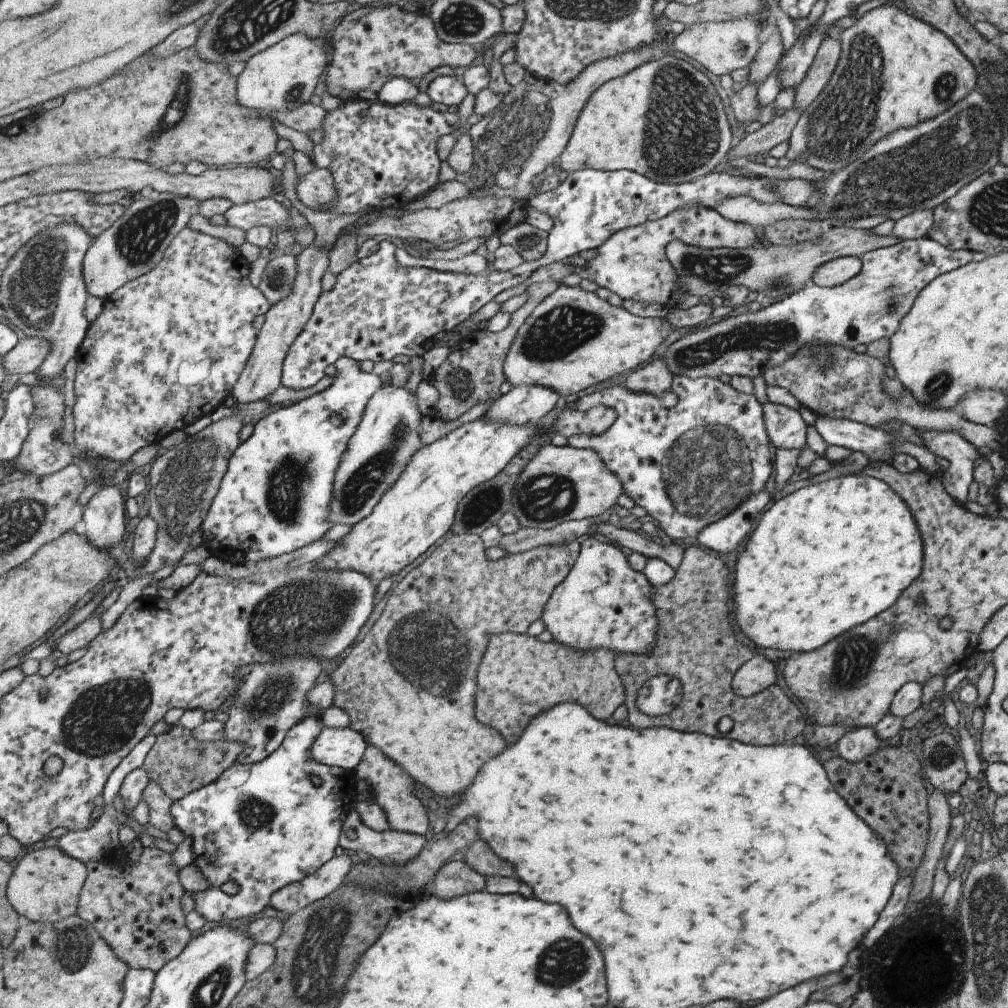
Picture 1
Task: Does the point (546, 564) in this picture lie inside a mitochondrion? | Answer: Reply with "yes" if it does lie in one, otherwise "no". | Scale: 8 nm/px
no

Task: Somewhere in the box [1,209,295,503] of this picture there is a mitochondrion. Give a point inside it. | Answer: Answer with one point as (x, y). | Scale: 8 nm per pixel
(33, 287)

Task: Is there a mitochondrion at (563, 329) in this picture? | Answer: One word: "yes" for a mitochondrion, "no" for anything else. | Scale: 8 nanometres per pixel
yes

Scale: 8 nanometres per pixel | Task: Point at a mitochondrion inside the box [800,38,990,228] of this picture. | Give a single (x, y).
(944, 90)

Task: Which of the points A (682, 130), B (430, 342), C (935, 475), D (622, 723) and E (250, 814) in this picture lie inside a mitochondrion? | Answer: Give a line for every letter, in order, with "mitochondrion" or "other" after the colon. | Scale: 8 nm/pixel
A: mitochondrion
B: other
C: other
D: other
E: mitochondrion

